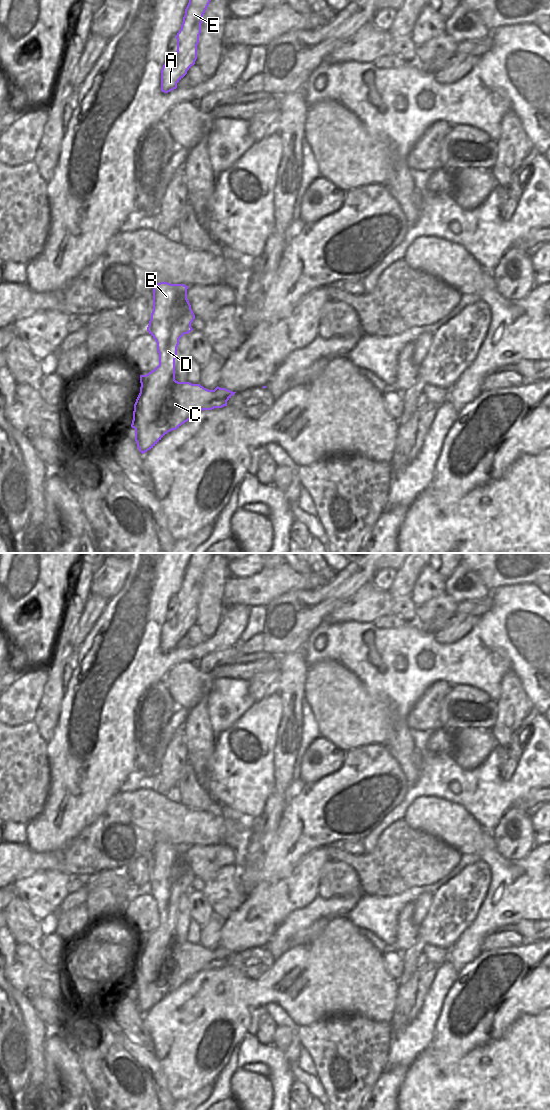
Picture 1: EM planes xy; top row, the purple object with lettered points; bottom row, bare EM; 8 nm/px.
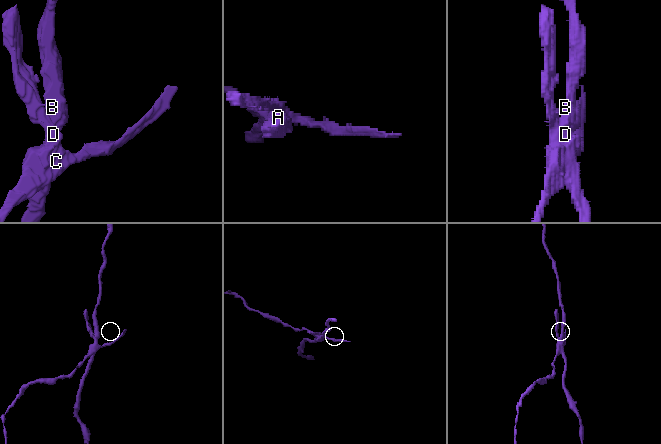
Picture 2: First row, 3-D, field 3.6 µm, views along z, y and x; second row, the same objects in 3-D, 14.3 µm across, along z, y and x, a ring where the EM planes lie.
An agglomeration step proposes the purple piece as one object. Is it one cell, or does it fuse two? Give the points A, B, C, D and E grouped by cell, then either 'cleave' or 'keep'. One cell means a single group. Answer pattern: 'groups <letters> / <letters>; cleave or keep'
groups A B D E / C; cleave

